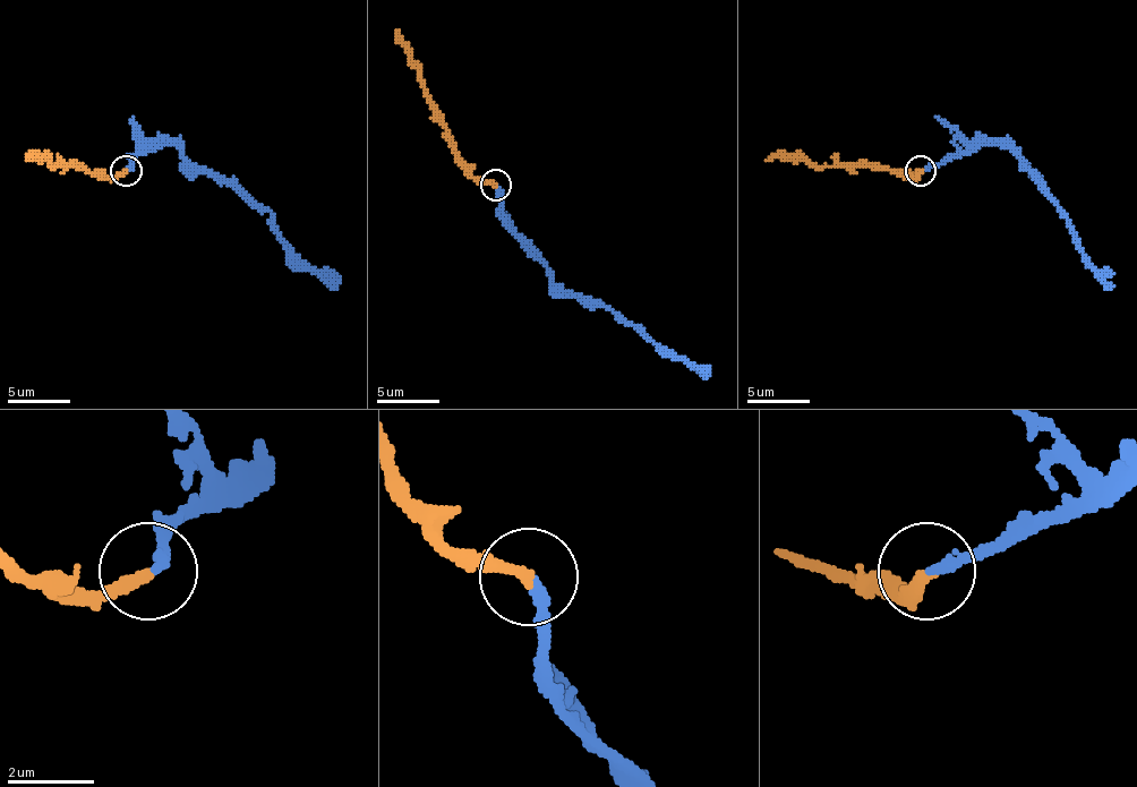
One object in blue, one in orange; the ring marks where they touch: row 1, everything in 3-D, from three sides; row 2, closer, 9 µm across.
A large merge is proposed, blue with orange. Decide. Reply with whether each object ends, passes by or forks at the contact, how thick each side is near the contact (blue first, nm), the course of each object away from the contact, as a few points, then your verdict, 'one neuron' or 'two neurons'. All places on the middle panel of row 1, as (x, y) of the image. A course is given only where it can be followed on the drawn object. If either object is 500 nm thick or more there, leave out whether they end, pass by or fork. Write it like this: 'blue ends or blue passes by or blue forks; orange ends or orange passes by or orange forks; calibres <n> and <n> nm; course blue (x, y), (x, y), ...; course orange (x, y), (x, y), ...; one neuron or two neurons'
blue ends; orange ends; calibres 240 and 280 nm; course blue (496, 184), (499, 215), (531, 247), (546, 275), (562, 290), (603, 302), (707, 375); course orange (496, 184), (468, 171), (396, 31); one neuron

